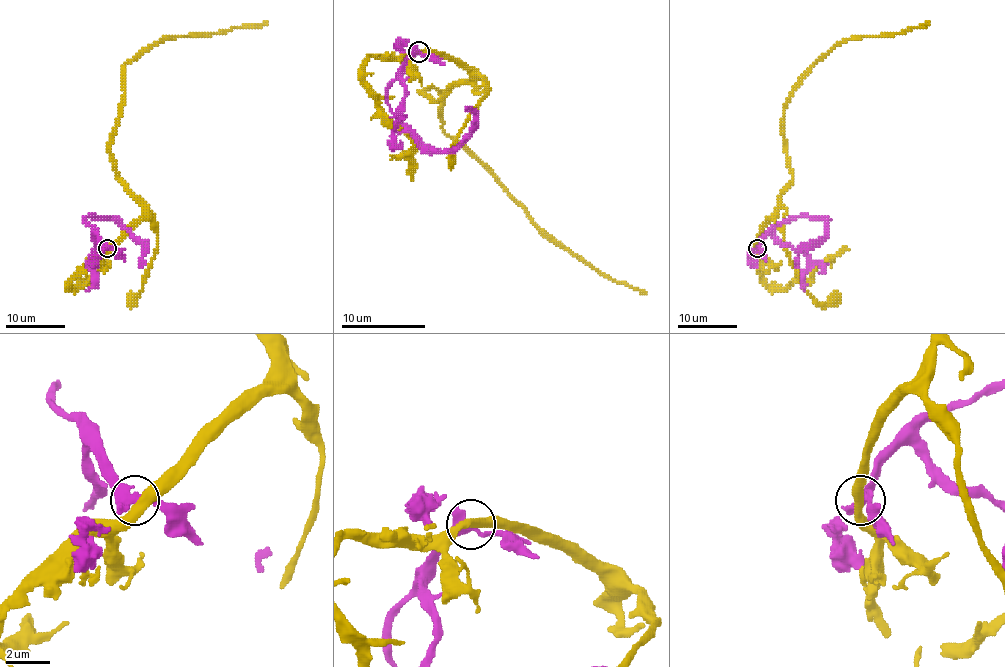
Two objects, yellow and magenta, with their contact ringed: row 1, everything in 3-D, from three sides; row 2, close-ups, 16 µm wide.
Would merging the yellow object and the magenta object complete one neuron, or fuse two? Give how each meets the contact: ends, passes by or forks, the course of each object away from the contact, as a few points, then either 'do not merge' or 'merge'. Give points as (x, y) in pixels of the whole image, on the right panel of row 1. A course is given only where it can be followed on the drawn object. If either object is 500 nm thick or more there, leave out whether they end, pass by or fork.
yellow passes by; magenta passes by; course yellow (758, 248), (759, 229), (792, 180), (783, 118), (789, 94), (811, 66), (839, 43), (900, 34), (928, 22); course magenta (758, 248), (775, 226), (790, 219), (821, 217), (827, 223), (827, 232), (814, 245), (802, 248), (796, 268); do not merge

